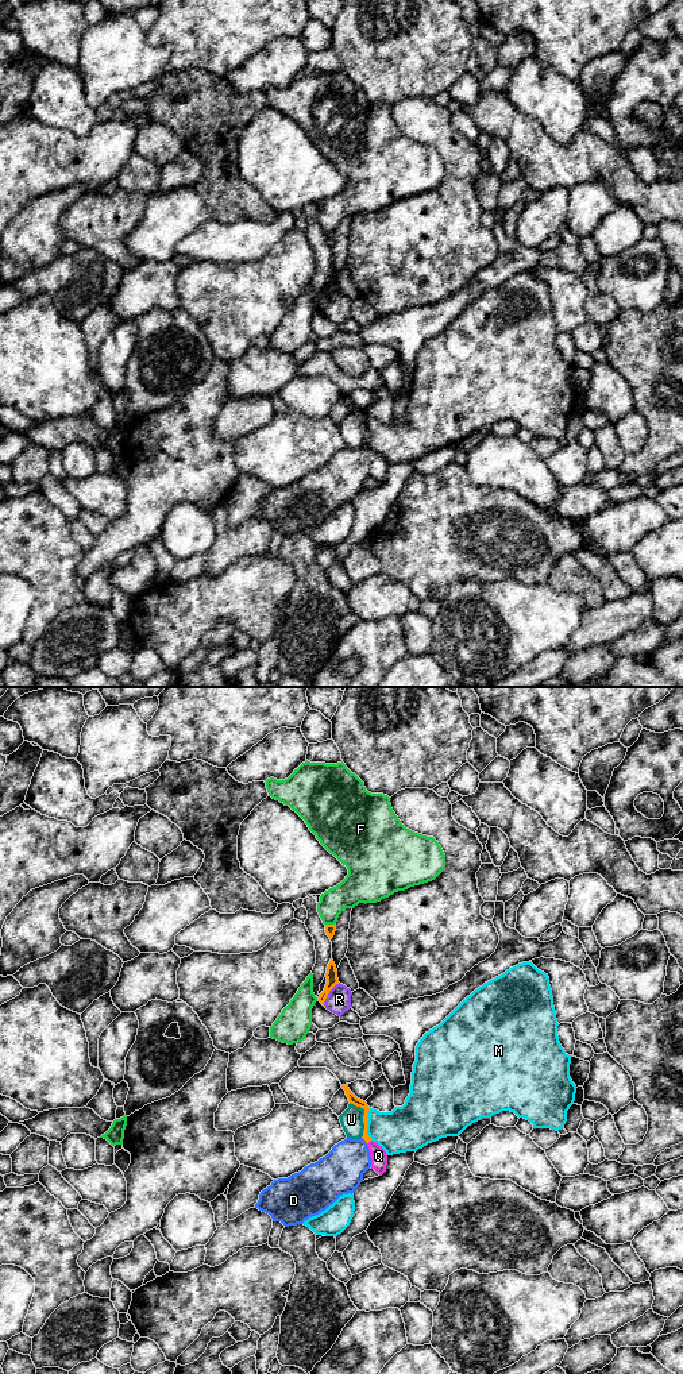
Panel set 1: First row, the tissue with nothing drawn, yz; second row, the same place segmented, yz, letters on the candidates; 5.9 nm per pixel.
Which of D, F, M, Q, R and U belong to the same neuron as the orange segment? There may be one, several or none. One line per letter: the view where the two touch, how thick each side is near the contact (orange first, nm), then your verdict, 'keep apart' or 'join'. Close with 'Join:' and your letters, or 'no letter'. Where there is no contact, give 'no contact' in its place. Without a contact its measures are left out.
D: meets orange in yz; 50 nm thick on the orange side, 280 nm on the other; keep apart
F: meets orange in yz; 60 nm thick on the orange side, 170 nm on the other; keep apart
M: meets orange in yz; 60 nm thick on the orange side, 280 nm on the other; keep apart
Q: meets orange in yz; 50 nm thick on the orange side, 100 nm on the other; join
R: meets orange in yz; 70 nm thick on the orange side, 140 nm on the other; keep apart
U: meets orange in yz; 60 nm thick on the orange side, 140 nm on the other; keep apart
Join: Q

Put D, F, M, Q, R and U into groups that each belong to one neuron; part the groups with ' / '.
D / F / M / Q / R / U

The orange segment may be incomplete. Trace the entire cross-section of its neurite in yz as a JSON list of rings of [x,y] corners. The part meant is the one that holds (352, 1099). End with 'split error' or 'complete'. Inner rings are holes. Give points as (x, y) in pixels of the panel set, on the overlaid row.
[[[348,1084],[342,1085],[342,1088],[346,1091],[346,1095],[348,1097],[348,1101],[356,1107],[360,1107],[364,1109],[363,1115],[363,1123],[364,1123],[364,1130],[363,1130],[363,1139],[366,1141],[368,1150],[370,1150],[370,1157],[371,1157],[371,1169],[374,1169],[379,1176],[382,1176],[386,1172],[387,1166],[387,1154],[386,1151],[377,1143],[374,1142],[368,1134],[367,1134],[367,1123],[368,1123],[368,1111],[370,1107],[367,1105],[366,1101],[358,1099],[348,1088]]]; split error

